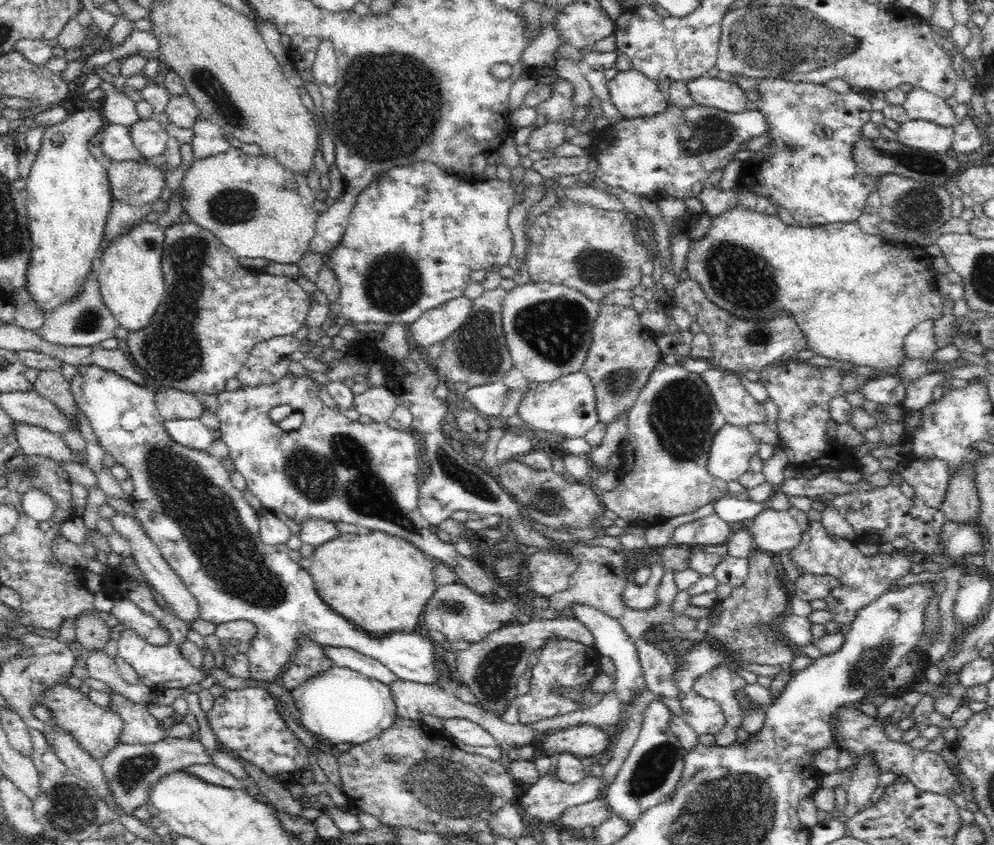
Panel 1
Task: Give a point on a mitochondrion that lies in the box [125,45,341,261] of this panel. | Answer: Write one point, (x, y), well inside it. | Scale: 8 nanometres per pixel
(206, 82)

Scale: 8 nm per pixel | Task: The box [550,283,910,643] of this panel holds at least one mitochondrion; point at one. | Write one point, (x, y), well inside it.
(680, 417)

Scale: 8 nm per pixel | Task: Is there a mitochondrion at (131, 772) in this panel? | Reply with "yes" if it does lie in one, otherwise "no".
yes

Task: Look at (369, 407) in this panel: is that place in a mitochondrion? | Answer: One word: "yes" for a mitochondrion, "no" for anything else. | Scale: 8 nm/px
no

